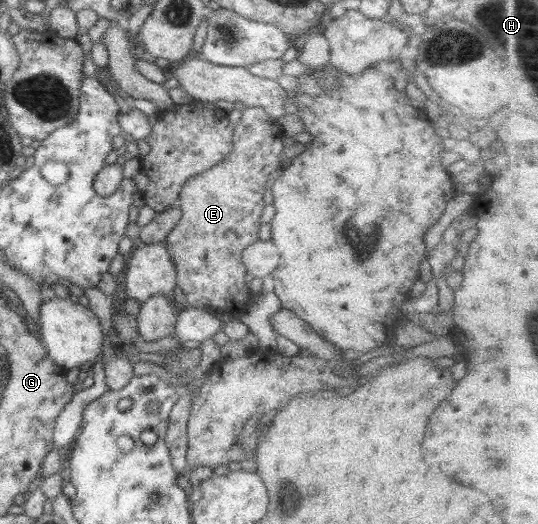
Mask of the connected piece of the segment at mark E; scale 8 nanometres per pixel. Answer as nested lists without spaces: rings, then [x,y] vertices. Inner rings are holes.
[[[246,107],[241,112],[232,151],[214,168],[184,182],[177,203],[181,218],[164,243],[177,269],[176,287],[183,303],[219,309],[224,317],[239,317],[248,311],[252,292],[246,284],[243,251],[259,240],[268,176],[279,170],[279,155],[285,147],[281,125],[265,109]]]

